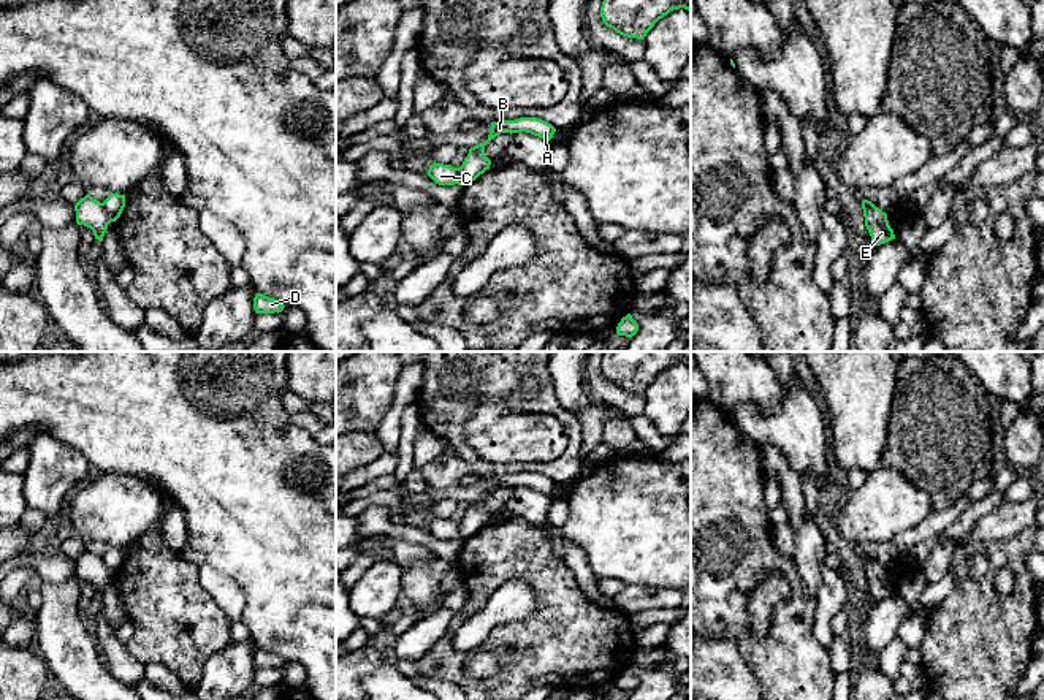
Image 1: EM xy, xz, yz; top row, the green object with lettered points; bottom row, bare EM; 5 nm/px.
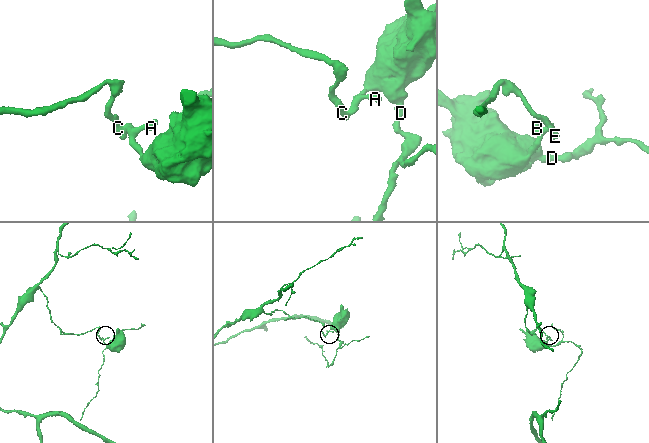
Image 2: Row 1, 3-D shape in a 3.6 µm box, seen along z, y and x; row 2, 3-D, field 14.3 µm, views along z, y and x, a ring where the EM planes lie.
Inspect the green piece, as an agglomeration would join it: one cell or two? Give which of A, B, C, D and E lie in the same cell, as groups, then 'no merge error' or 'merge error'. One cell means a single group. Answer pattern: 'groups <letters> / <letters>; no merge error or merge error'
groups A B D / C E; merge error

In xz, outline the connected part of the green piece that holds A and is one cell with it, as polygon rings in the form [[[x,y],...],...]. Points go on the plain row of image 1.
[[[520,472],[516,475],[501,475],[501,477],[491,477],[491,486],[488,489],[488,494],[485,497],[480,497],[469,504],[467,512],[464,513],[463,519],[458,523],[459,534],[463,540],[471,538],[475,535],[480,529],[483,529],[486,524],[490,524],[491,515],[485,510],[485,500],[499,491],[501,488],[520,488],[526,486],[534,491],[551,494],[556,483],[537,472]]]

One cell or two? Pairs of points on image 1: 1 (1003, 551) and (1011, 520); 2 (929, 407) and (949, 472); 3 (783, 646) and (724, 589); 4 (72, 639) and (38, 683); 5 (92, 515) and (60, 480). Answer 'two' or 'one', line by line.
1: two
2: one
3: one
4: two
5: two

